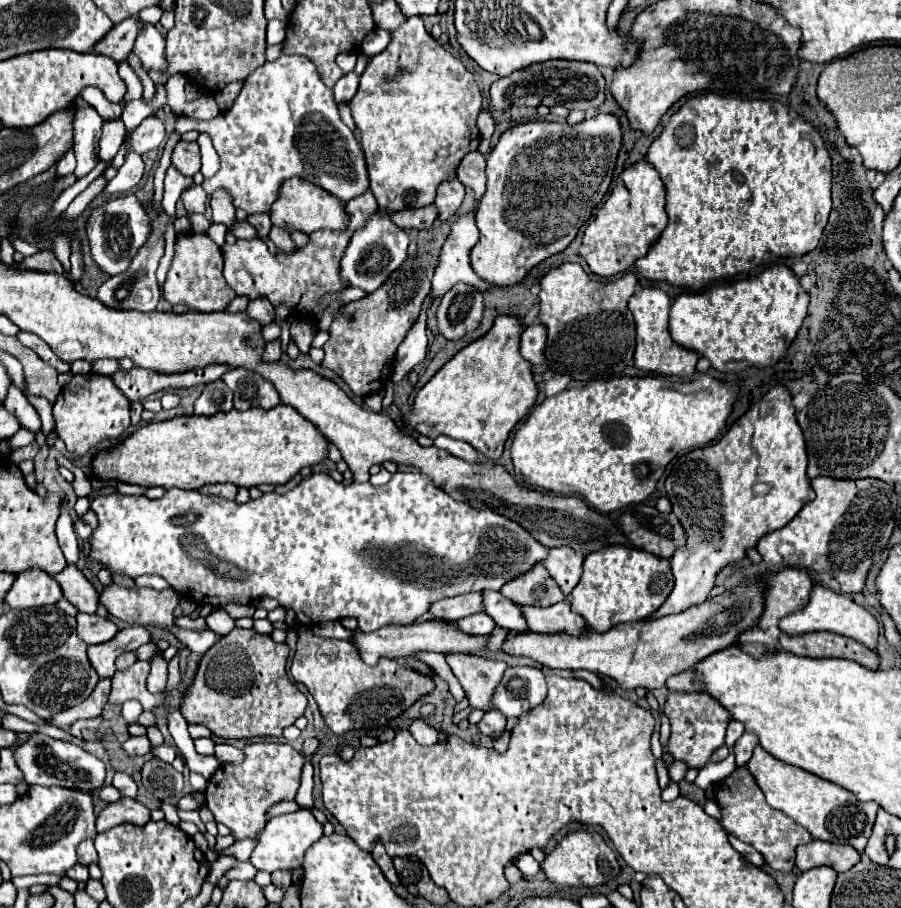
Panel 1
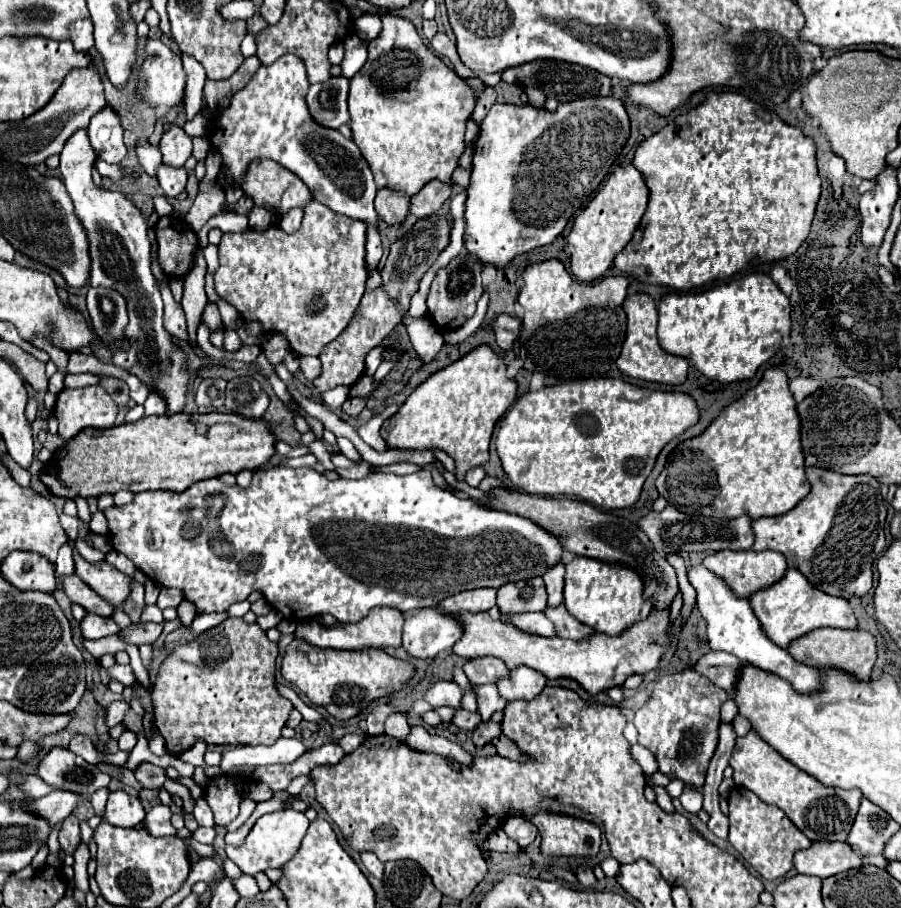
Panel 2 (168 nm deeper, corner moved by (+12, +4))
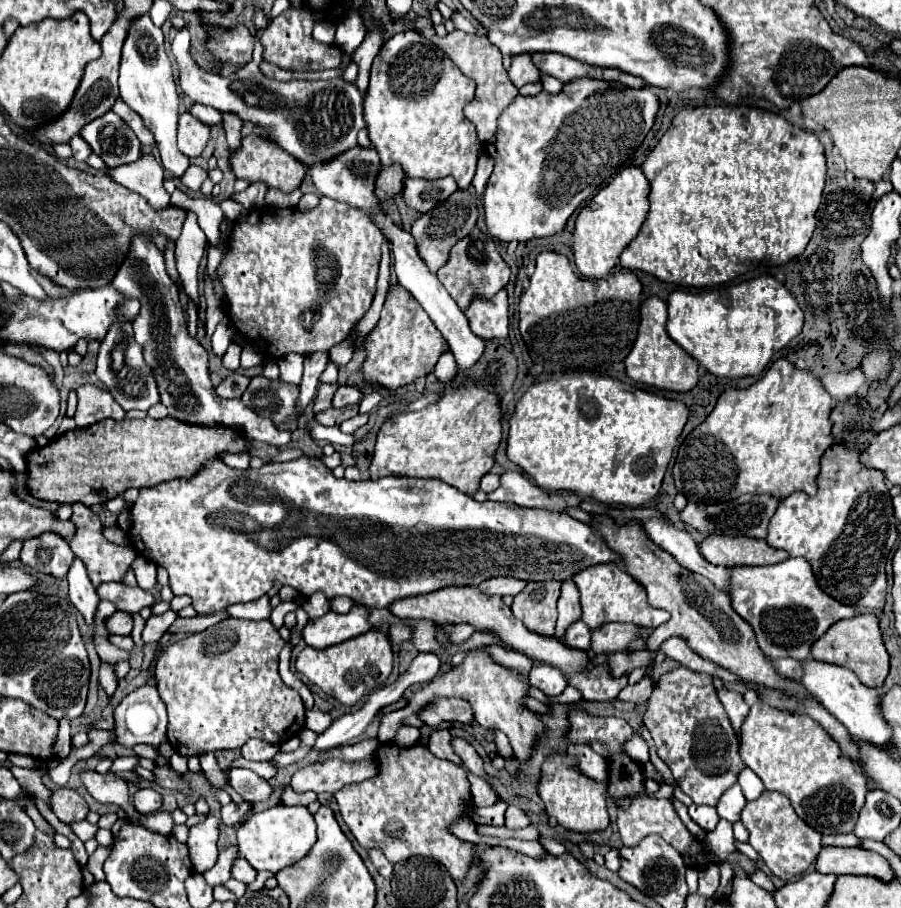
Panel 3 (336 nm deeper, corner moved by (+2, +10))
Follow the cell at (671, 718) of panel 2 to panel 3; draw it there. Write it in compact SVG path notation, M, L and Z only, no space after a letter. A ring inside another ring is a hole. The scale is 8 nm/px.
M677 667L661 675L647 701L643 723L653 737L657 755L669 765L675 781L693 803L717 805L721 795L737 783L737 775L747 767L739 757L737 735L707 673Z

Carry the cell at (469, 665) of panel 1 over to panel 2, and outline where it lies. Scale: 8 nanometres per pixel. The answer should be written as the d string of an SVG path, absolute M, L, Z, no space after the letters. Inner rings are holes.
M477 685L475 695L477 695L477 709L483 721L487 721L495 711L503 711L503 707L507 705L507 701L499 697L495 685Z

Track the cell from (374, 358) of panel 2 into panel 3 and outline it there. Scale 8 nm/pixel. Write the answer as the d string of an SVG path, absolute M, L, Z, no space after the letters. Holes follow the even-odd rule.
M374 387L367 392L361 402L359 403L359 413L363 414L370 412L383 399L383 392L381 387Z

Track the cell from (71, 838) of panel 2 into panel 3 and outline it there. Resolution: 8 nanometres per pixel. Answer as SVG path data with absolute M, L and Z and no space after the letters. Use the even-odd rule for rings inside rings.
M61 787L51 793L51 811L69 825L73 821L83 821L89 809L85 799L77 791L73 791L71 787Z

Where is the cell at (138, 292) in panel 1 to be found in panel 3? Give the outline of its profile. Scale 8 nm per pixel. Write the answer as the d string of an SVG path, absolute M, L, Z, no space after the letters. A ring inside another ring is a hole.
M123 323L123 325L115 325L105 341L101 343L99 349L99 357L97 357L97 369L95 375L105 383L105 387L109 389L109 393L115 397L115 401L125 409L141 409L141 411L149 411L149 407L159 403L159 389L157 389L157 381L151 373L151 367L147 367L147 363L143 361L143 349L141 345L133 339L133 327L131 323Z

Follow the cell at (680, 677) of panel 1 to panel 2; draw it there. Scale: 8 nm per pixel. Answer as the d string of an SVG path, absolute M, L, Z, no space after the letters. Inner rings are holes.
M711 651L705 653L697 659L695 665L691 665L691 671L697 671L699 675L705 675L713 685L721 687L723 691L733 691L737 675L741 665L745 665L743 661L739 661L737 657L729 655L729 653L721 653L721 651Z

